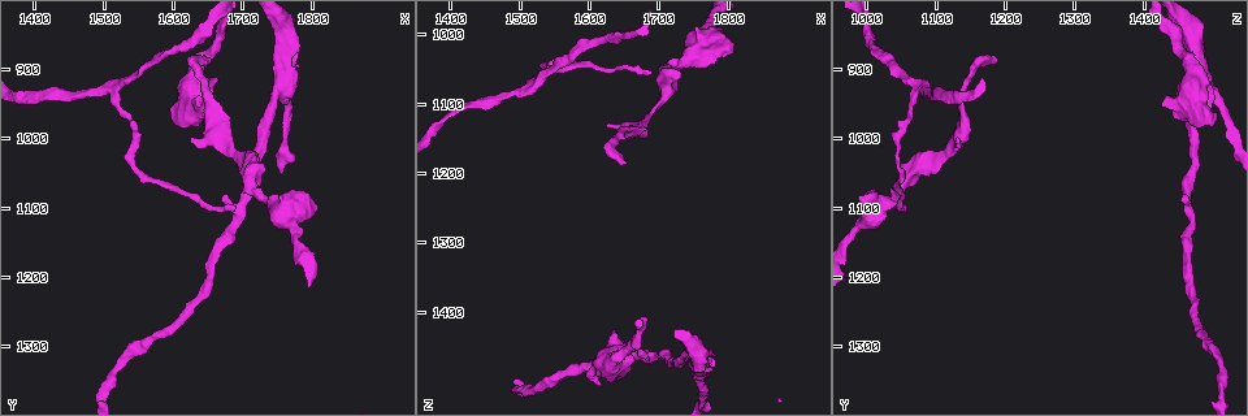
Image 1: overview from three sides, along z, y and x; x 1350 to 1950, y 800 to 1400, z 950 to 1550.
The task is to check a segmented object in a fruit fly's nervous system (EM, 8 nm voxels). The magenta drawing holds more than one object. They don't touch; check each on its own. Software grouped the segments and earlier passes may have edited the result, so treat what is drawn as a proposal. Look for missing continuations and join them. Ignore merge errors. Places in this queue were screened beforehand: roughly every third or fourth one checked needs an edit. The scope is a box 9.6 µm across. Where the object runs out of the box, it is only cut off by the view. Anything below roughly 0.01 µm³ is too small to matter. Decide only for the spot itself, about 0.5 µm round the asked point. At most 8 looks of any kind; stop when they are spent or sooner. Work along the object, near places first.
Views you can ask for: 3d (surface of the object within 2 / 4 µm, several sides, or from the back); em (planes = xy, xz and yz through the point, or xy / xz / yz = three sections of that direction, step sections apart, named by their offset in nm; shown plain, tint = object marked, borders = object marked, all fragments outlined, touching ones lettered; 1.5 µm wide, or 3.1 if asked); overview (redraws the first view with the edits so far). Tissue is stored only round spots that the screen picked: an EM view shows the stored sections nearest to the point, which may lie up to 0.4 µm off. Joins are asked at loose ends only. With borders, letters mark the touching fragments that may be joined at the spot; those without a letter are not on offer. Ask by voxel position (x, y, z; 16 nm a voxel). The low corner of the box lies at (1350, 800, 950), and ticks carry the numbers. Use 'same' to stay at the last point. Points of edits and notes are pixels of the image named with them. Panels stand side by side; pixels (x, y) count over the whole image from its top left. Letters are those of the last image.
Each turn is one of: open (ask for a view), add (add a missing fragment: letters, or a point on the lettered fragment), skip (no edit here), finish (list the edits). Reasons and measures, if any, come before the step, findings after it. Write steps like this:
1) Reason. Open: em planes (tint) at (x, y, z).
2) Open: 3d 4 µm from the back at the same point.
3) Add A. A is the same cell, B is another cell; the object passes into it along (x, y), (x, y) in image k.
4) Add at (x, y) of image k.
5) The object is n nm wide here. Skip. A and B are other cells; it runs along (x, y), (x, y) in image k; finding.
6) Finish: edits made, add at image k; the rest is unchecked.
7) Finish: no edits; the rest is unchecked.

Free end. Open: em xy step 8 (plain) at (1625, 1005, 1125).

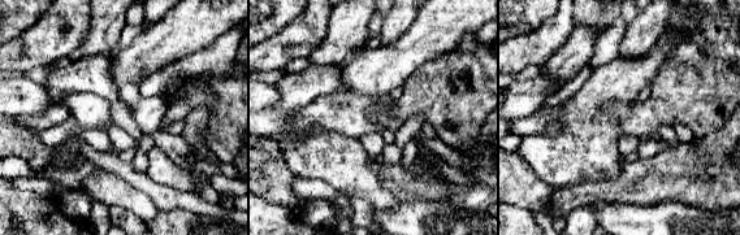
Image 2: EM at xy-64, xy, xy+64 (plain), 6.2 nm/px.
See the neighbours. Open: em xy step 8 (borders) at the same point.

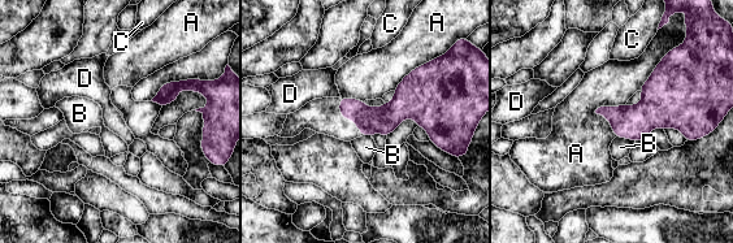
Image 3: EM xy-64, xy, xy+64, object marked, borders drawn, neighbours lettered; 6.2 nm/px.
Skip. A, B, C and D are other cells; it runs along (342, 100), (361, 115), (416, 108) in image 3; no lettered fragment goes on from it.

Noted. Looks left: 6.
Branch stops here. Open: em planes (plain) at (1795, 1085, 1000).

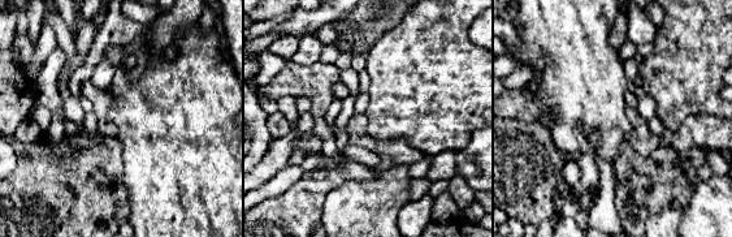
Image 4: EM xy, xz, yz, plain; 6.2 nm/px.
See the neighbours. Open: em planes (borders) at the same point.

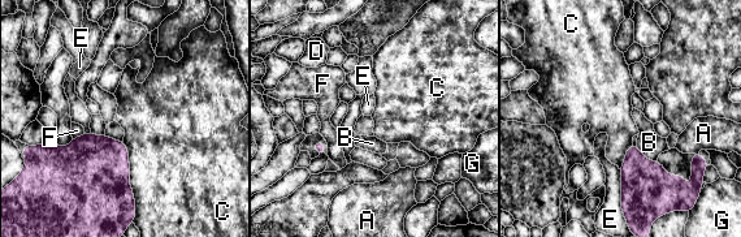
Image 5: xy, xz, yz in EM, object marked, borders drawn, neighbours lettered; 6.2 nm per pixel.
The longest contact is with C, 500 nm. Skip. A, B, C, D, E, F and G are other cells; a border runs along (122, 141), (128, 149), (134, 223) in image 5; none of them fits.

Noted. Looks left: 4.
An open end. Open: 3d 4 µm at (1635, 950, 1425).

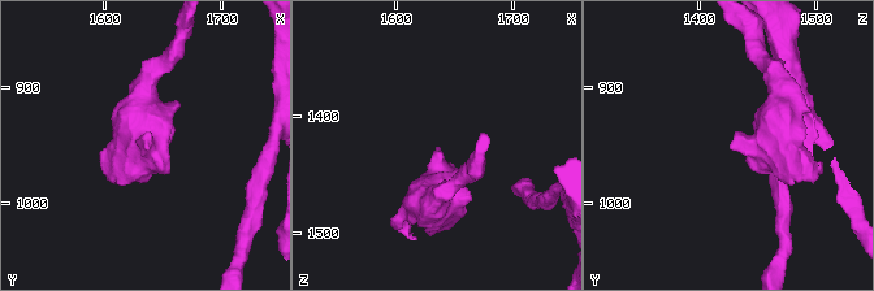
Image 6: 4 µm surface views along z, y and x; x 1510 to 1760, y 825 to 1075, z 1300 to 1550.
Need the tissue. Open: em xz step 4 (borders) at (1636, 950, 1424).

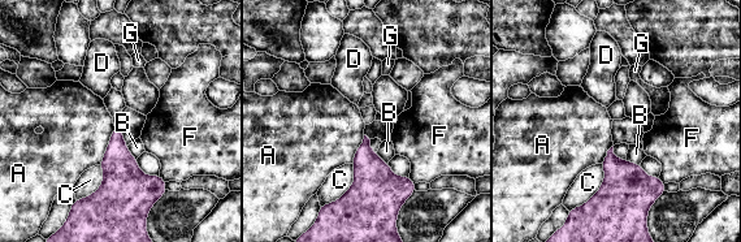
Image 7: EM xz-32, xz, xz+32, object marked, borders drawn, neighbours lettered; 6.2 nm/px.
Another direction. Open: em yz step 4 (borders) at the same point.

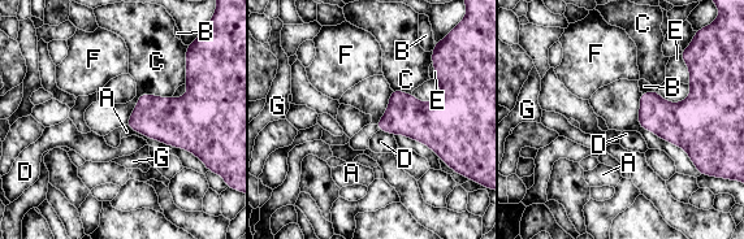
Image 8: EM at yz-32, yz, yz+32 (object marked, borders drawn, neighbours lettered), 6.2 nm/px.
Skip. A, B, C, D, E, F and G are other cells; a border runs along (171, 96), (141, 94), (125, 124) in image 8; none of them fits.

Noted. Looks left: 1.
Finish: no edits; the rest is unchecked.

